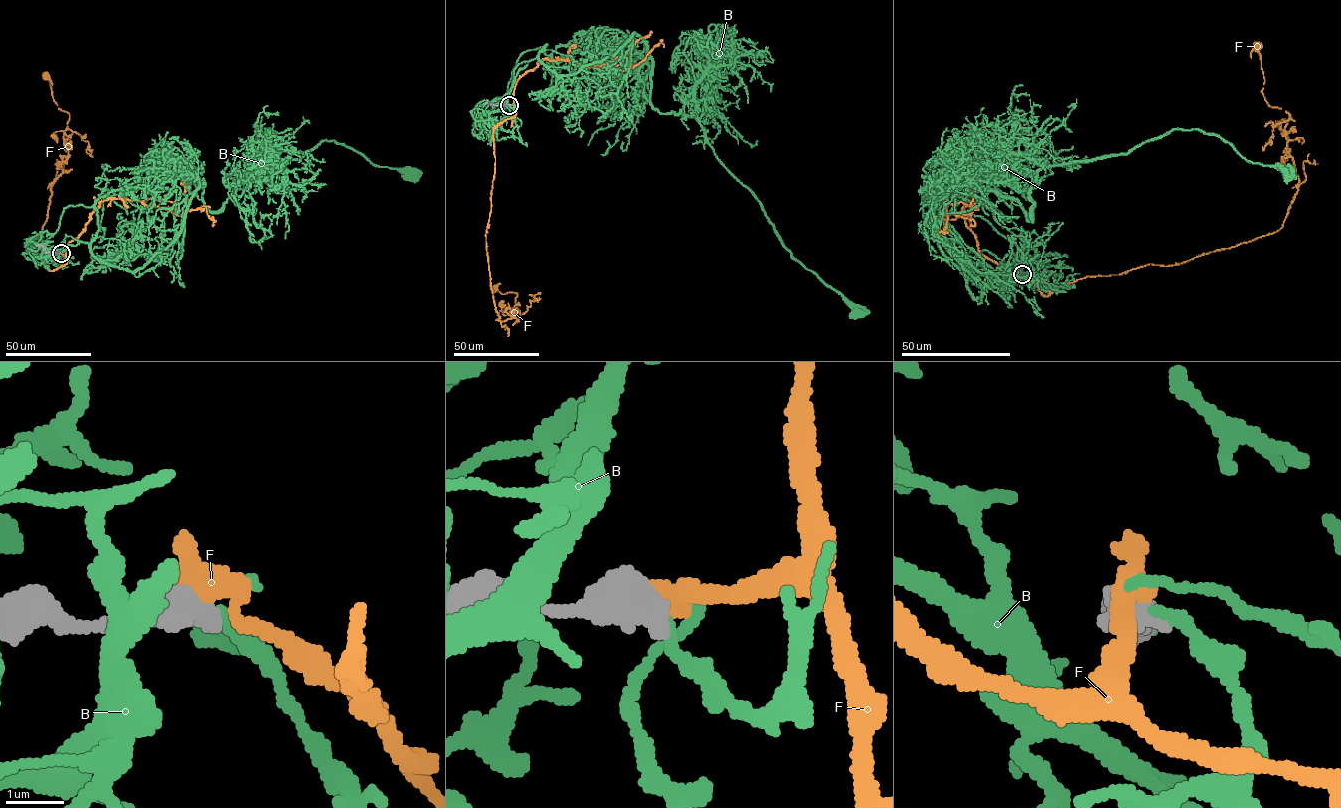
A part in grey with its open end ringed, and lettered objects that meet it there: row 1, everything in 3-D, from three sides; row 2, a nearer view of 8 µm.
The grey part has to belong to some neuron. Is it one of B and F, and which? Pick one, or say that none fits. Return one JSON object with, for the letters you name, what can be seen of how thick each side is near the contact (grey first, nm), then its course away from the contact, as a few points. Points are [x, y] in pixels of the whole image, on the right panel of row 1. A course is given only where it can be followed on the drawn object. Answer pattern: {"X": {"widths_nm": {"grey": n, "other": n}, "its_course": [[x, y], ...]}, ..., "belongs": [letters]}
{"belongs": []}

